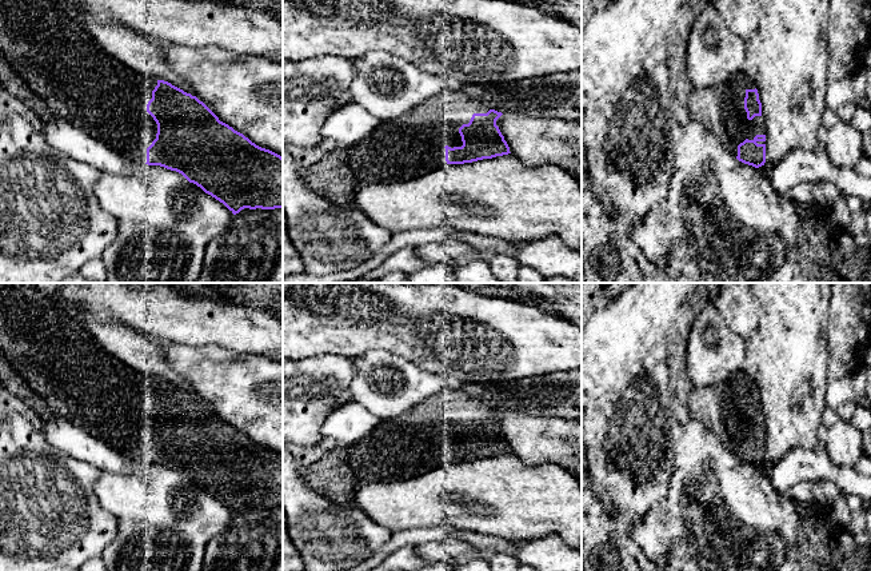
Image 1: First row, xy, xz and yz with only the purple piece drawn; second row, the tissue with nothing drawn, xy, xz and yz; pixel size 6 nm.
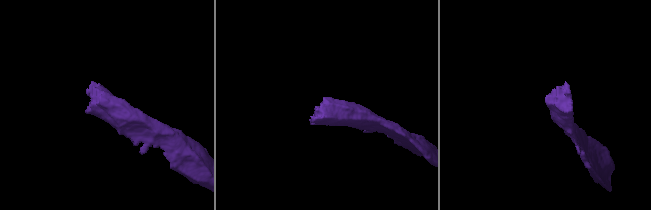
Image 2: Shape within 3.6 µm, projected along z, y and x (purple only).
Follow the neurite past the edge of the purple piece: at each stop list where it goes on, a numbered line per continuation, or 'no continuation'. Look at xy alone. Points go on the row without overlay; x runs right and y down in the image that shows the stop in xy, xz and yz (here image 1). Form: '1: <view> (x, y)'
1: xy (58, 358)

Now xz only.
1: xz (412, 444)

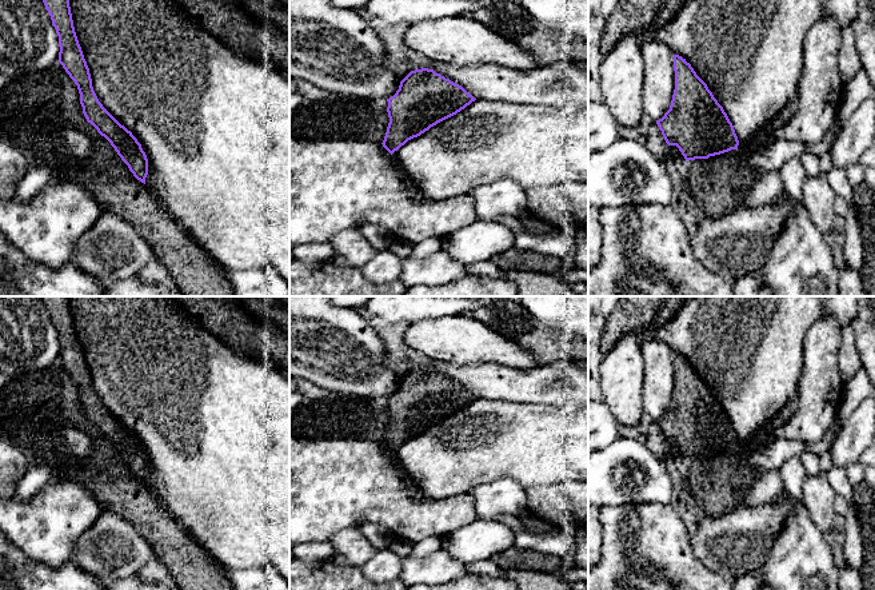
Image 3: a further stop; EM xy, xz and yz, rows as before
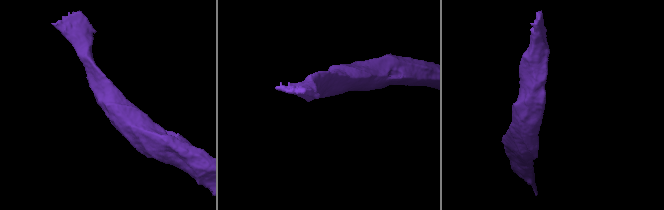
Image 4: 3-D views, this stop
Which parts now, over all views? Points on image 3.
no continuation

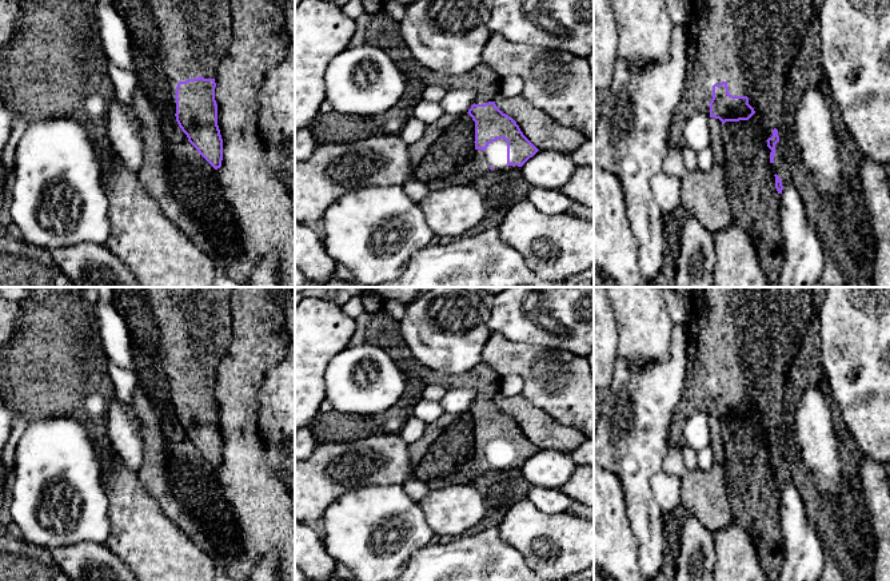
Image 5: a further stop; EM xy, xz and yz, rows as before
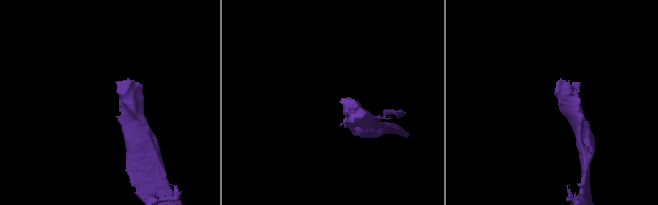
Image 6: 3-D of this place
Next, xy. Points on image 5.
1: xy (194, 325)

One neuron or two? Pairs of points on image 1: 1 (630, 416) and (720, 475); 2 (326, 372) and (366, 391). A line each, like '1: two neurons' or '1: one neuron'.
1: two neurons
2: two neurons

